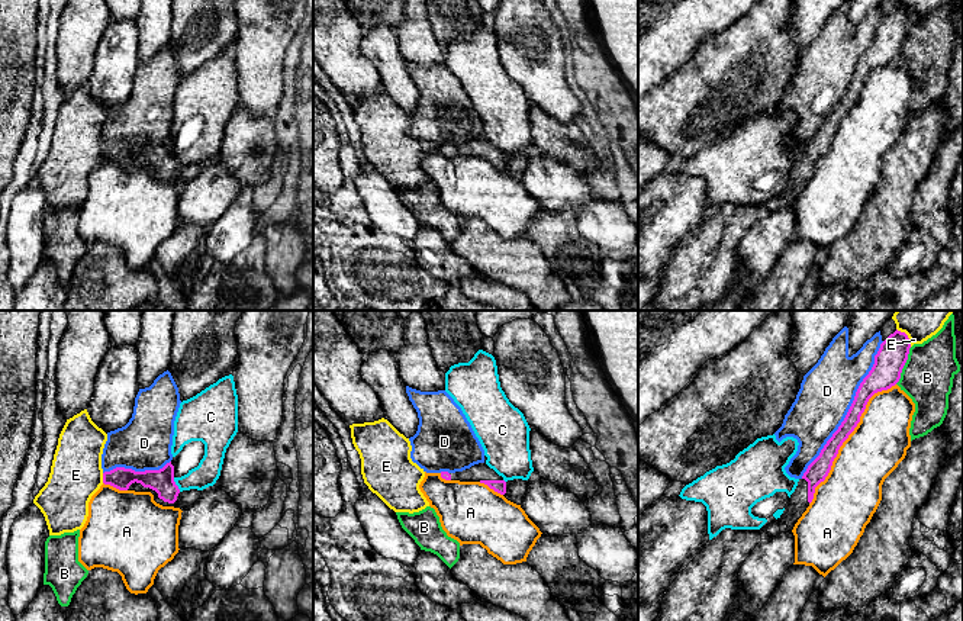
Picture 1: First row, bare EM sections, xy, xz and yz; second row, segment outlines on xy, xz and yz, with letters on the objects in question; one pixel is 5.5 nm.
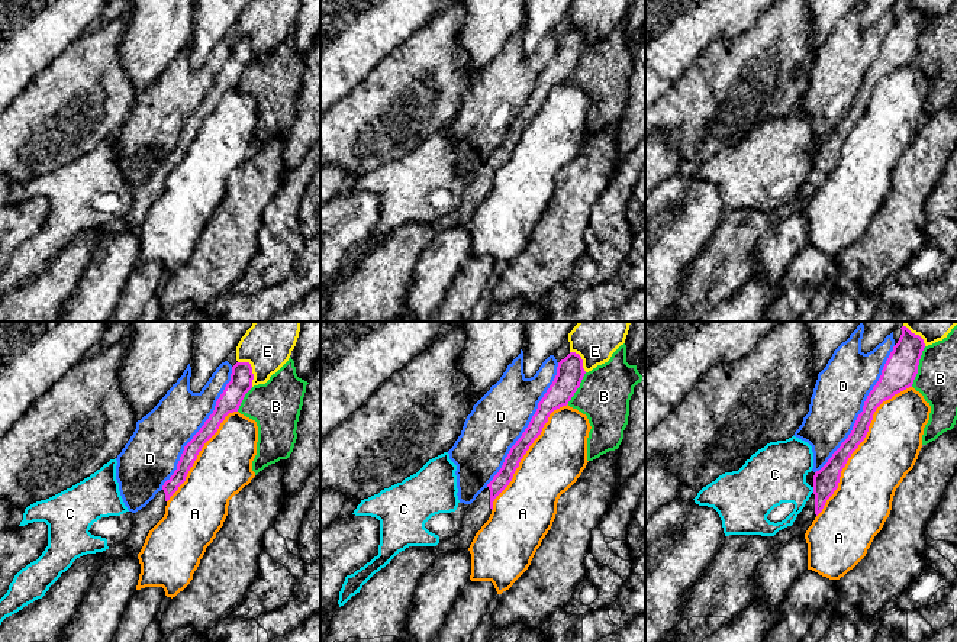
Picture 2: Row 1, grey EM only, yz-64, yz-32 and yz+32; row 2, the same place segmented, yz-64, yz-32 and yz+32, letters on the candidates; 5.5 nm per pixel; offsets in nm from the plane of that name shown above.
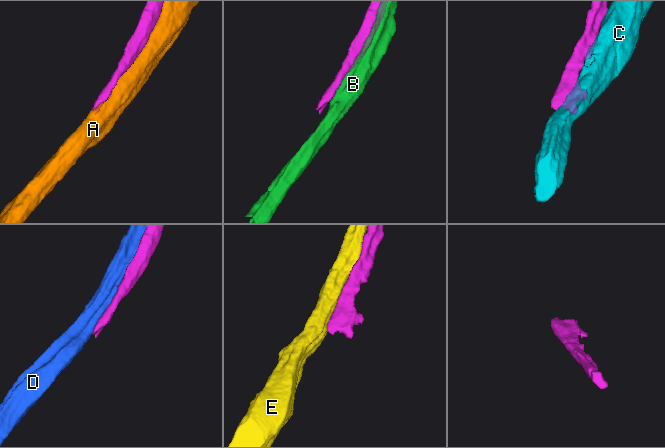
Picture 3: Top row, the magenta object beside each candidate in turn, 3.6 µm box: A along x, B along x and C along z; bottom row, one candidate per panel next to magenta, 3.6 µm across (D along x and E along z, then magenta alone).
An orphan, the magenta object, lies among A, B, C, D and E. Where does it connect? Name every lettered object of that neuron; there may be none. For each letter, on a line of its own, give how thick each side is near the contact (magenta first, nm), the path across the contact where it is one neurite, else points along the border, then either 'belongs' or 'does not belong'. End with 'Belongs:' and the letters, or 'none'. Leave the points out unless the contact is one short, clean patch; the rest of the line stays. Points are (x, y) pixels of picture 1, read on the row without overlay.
A: calibres 110 and 320 nm; does not belong
B: calibres 160 and 280 nm; does not belong
C: calibres 130 and 140 nm; does not belong
D: calibres 140 and 300 nm; does not belong
E: calibres 160 and 110 nm; does not belong
Belongs: none

